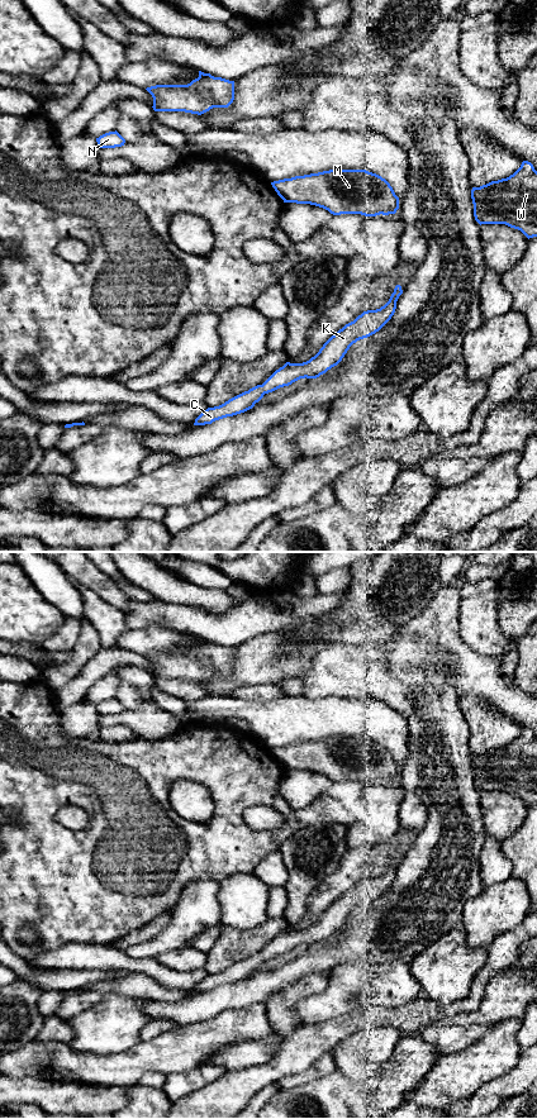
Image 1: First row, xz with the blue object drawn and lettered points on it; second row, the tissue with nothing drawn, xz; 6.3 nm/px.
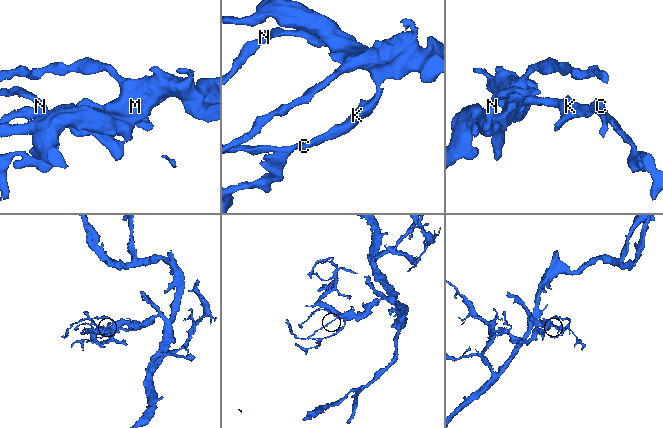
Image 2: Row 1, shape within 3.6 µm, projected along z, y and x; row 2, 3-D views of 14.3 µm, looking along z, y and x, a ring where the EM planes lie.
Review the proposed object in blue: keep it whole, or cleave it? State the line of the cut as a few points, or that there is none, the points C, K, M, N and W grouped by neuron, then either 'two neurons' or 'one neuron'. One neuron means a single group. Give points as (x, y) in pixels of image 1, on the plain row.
cut none; groups C K M N W; one neuron

